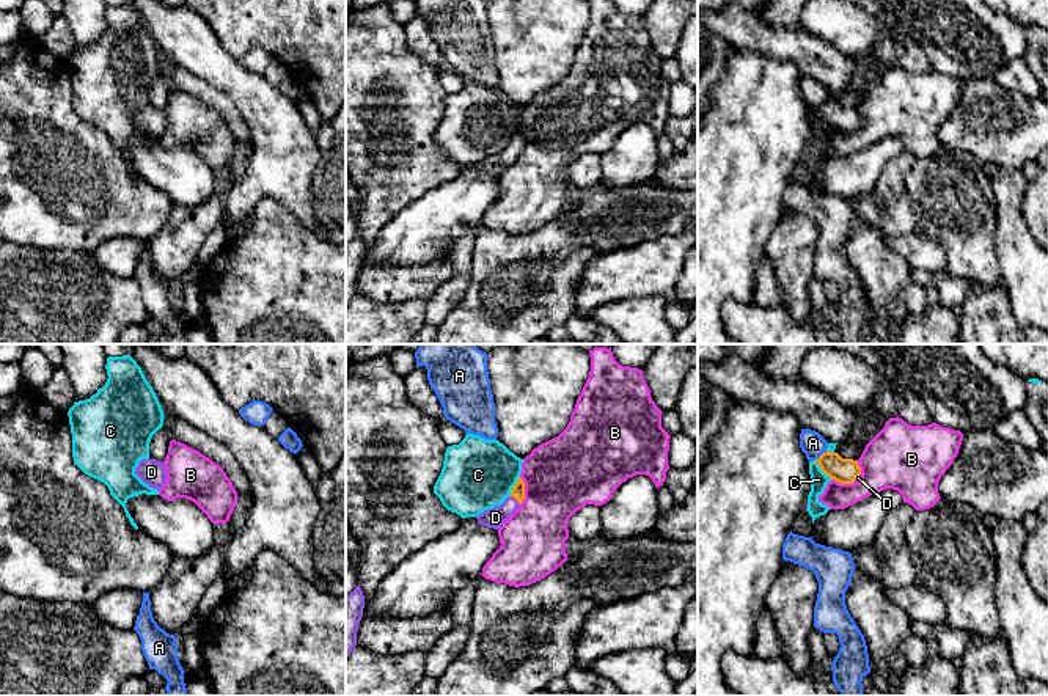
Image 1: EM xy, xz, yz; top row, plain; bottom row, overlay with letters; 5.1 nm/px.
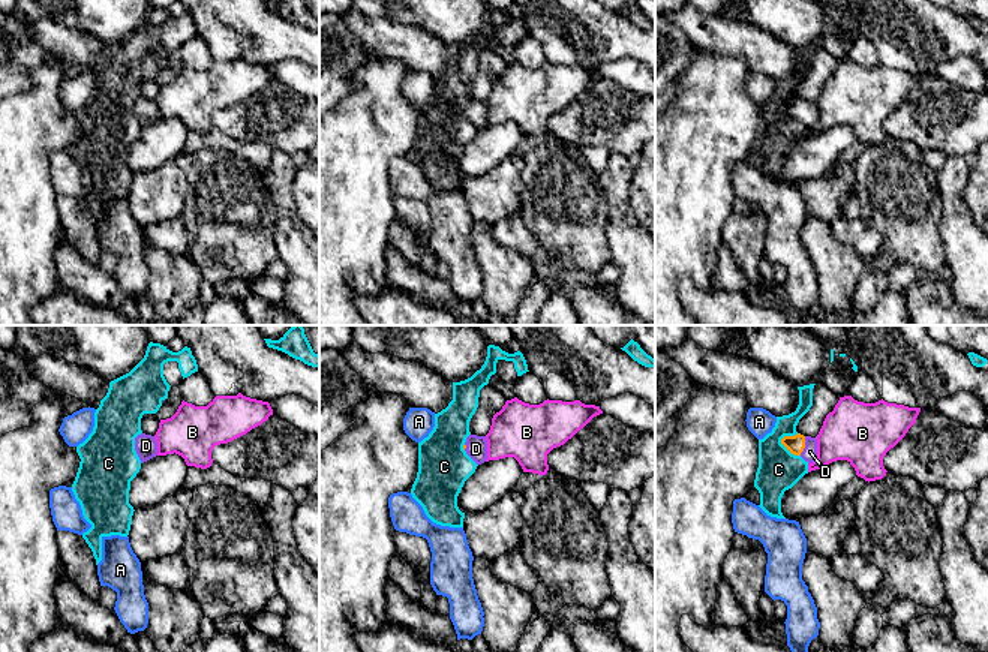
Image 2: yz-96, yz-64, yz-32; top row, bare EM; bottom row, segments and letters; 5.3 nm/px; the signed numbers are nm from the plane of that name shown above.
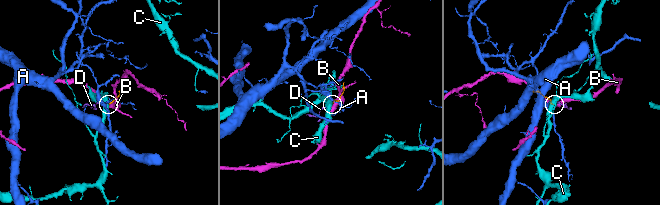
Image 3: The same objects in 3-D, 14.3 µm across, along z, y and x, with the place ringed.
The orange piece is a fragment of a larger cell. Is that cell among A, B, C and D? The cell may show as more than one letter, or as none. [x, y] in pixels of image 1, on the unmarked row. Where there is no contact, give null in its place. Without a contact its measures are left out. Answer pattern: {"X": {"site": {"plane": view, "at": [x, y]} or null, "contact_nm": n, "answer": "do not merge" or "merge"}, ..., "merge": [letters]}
{"A": {"site": {"plane": "yz", "at": [820, 104]}, "contact_nm": 100, "answer": "do not merge"}, "B": {"site": {"plane": "xz", "at": [524, 139]}, "contact_nm": 150, "answer": "do not merge"}, "C": {"site": {"plane": "yz", "at": [822, 118]}, "contact_nm": 140, "answer": "do not merge"}, "D": {"site": {"plane": "xz", "at": [516, 146]}, "contact_nm": 80, "answer": "merge"}, "merge": ["D"]}

